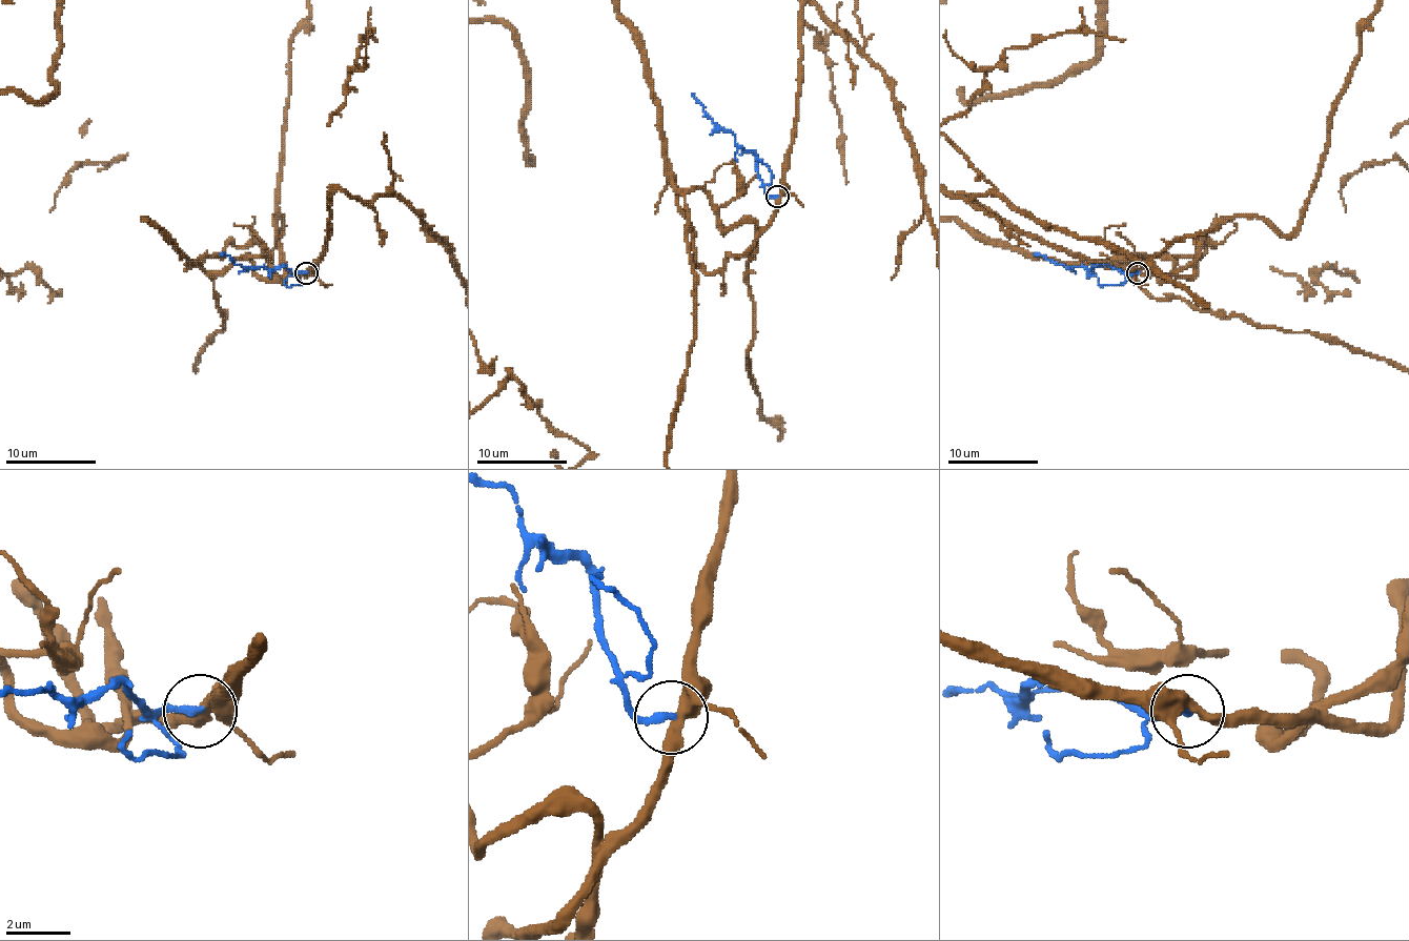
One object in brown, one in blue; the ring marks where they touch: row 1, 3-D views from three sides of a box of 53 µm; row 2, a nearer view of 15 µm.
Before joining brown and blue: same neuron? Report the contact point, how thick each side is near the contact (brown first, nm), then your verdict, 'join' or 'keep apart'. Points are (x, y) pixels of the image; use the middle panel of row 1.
place (777, 196); calibres 380 and 240 nm; keep apart

